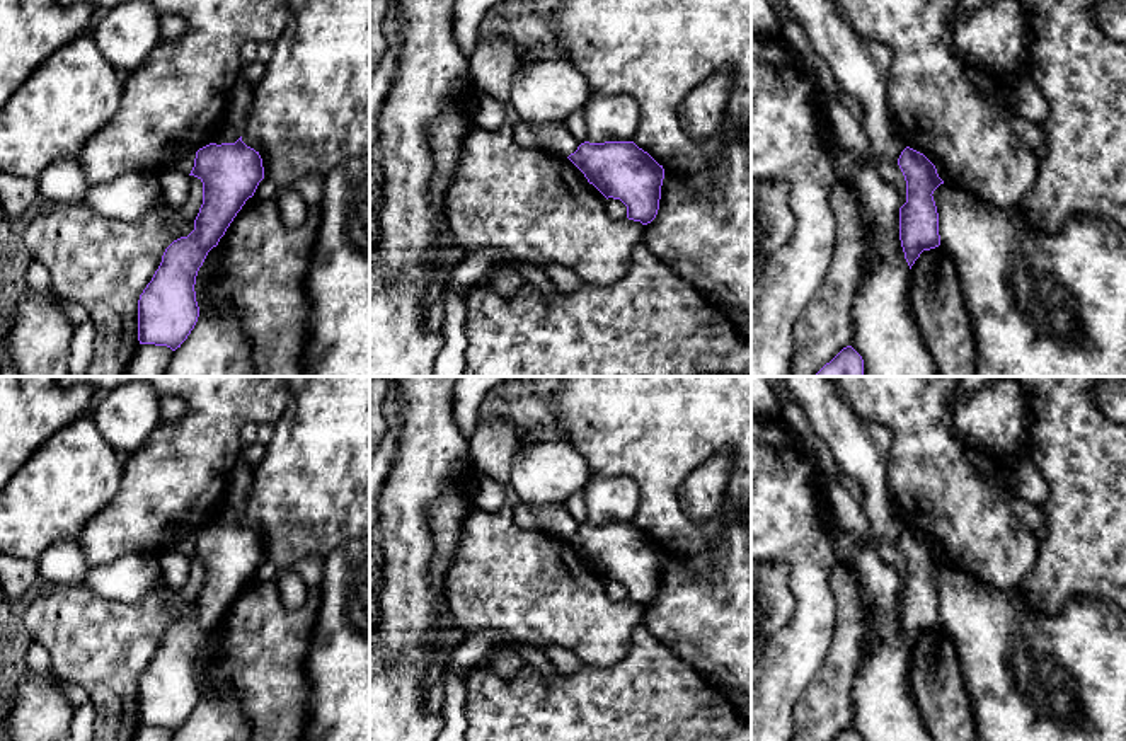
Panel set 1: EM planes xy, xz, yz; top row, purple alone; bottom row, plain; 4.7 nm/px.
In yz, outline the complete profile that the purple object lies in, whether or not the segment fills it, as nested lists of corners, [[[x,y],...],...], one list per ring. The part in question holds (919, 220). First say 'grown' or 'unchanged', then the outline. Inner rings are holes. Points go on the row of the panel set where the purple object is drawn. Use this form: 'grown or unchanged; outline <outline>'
unchanged; outline [[[910,146],[901,152],[898,165],[906,181],[906,203],[899,208],[899,240],[911,269],[923,250],[940,245],[939,213],[932,194],[944,181],[935,165]]]

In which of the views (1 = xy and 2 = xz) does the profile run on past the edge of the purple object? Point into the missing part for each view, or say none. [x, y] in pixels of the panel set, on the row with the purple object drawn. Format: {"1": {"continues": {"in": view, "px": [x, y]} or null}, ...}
{"1": {"continues": null}, "2": {"continues": null}}

